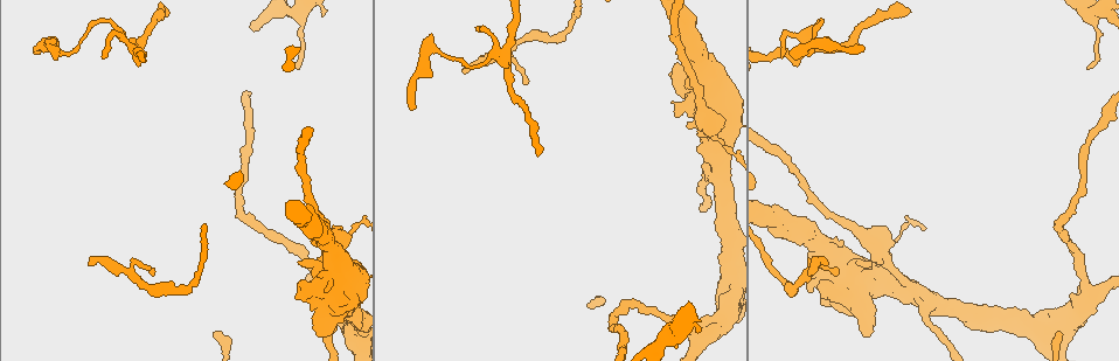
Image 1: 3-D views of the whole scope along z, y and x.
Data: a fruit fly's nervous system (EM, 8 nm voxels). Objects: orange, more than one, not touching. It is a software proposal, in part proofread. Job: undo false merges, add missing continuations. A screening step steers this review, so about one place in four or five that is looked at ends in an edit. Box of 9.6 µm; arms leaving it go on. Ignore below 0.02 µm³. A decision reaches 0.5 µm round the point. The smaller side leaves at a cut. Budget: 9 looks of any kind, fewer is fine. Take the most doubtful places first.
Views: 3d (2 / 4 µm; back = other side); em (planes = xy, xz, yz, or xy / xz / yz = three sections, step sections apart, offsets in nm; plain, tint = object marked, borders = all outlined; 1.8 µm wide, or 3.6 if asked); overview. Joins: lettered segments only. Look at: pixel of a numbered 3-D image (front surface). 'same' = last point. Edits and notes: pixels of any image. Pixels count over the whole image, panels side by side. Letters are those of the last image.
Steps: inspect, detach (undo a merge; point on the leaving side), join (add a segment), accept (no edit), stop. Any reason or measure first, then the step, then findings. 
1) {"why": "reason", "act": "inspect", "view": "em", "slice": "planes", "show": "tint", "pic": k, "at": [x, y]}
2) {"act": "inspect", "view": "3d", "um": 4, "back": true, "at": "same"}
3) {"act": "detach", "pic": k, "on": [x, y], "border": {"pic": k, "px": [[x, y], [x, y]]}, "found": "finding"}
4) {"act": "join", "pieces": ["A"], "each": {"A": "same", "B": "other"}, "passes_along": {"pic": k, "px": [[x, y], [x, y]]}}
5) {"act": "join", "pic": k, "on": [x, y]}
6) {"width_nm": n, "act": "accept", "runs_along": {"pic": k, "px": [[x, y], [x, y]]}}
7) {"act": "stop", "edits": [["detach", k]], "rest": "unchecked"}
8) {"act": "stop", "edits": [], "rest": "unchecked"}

{"act": "inspect", "view": "3d", "um": 4, "pic": 1, "at": [465, 70]}

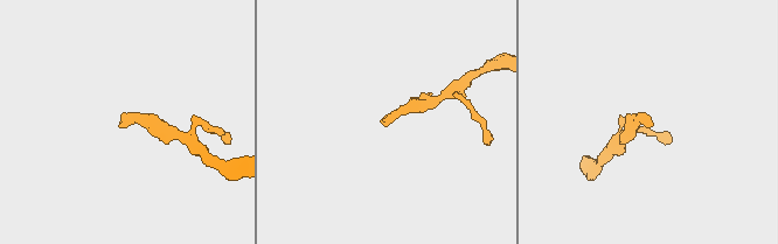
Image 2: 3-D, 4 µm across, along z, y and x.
{"why": "now the EM", "act": "inspect", "view": "em", "slice": "planes", "show": "tint", "pic": 2, "at": [385, 122]}

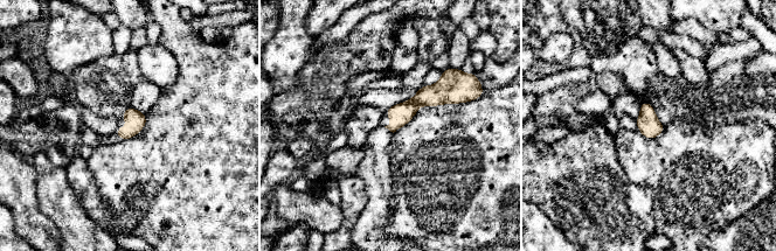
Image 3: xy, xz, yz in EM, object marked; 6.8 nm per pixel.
{"why": "see the neighbours", "act": "inspect", "view": "em", "slice": "planes", "show": "borders", "at": "same"}

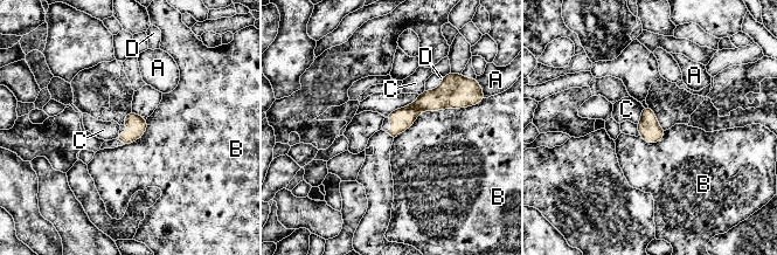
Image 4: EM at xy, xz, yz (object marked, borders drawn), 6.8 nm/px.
{"act": "accept", "each": {"A": "other", "B": "other", "C": "other", "D": "other"}, "border": {"pic": 4, "px": [[470, 105], [422, 110], [394, 138]]}, "found": "no lettered segment goes on from it"}

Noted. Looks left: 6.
{"why": "thin end", "act": "inspect", "view": "3d", "um": 4, "pic": 1, "at": [1087, 67]}

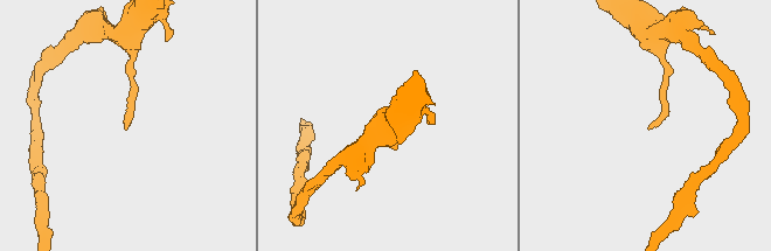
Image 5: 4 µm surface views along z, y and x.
{"act": "inspect", "view": "em", "slice": "yz", "step": 4, "show": "borders", "pic": 5, "at": [649, 127]}

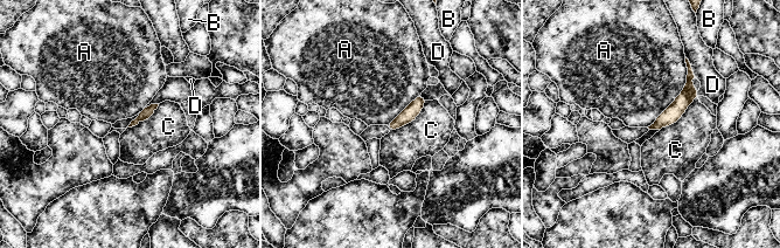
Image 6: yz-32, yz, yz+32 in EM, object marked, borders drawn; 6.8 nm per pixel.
{"why": "another direction", "act": "inspect", "view": "em", "slice": "planes", "show": "borders", "at": "same"}

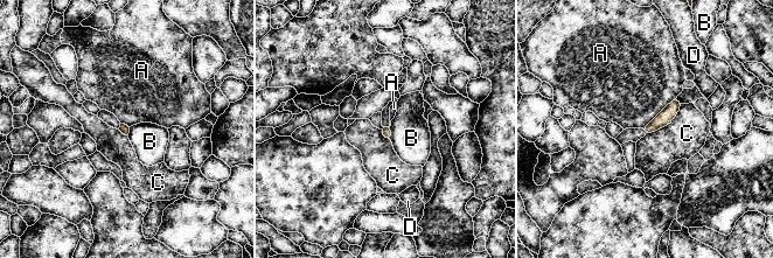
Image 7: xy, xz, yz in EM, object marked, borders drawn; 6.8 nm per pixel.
{"act": "accept", "each": {"A": "other", "B": "other", "C": "other", "D": "other"}, "found": "no lettered segment goes on from it"}

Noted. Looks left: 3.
{"why": "an open end", "act": "inspect", "view": "3d", "um": 4, "pic": 1, "at": [411, 110]}

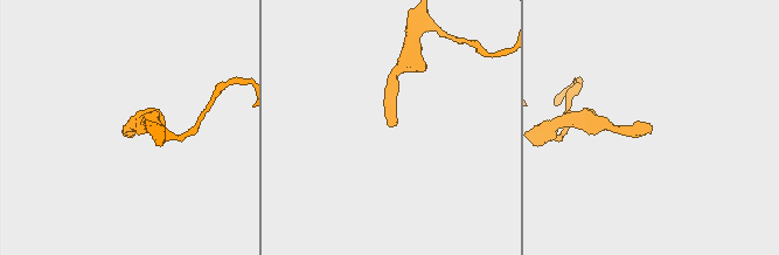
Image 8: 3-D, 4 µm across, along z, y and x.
{"act": "inspect", "view": "em", "slice": "xy", "step": 16, "show": "borders", "pic": 8, "at": [393, 124]}

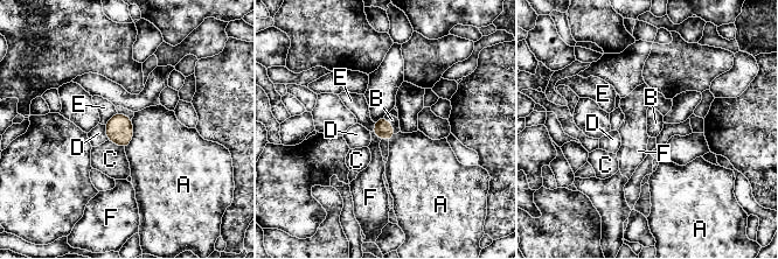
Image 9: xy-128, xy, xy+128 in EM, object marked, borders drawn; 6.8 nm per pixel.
{"why": "another direction", "act": "inspect", "view": "em", "slice": "planes", "show": "borders", "at": "same"}

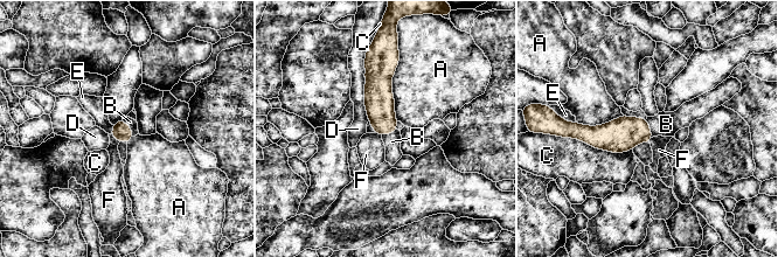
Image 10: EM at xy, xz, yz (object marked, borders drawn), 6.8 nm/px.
{"act": "join", "pieces": ["B"], "each": {"A": "other", "B": "same", "C": "other", "D": "other", "E": "other", "F": "other"}, "passes_along": {"pic": 10, "px": [[624, 133], [648, 127], [666, 124]]}, "found": "the neuron continues"}

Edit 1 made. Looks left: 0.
{"act": "stop", "edits": [["join", 10]], "rest": "unchecked"}

